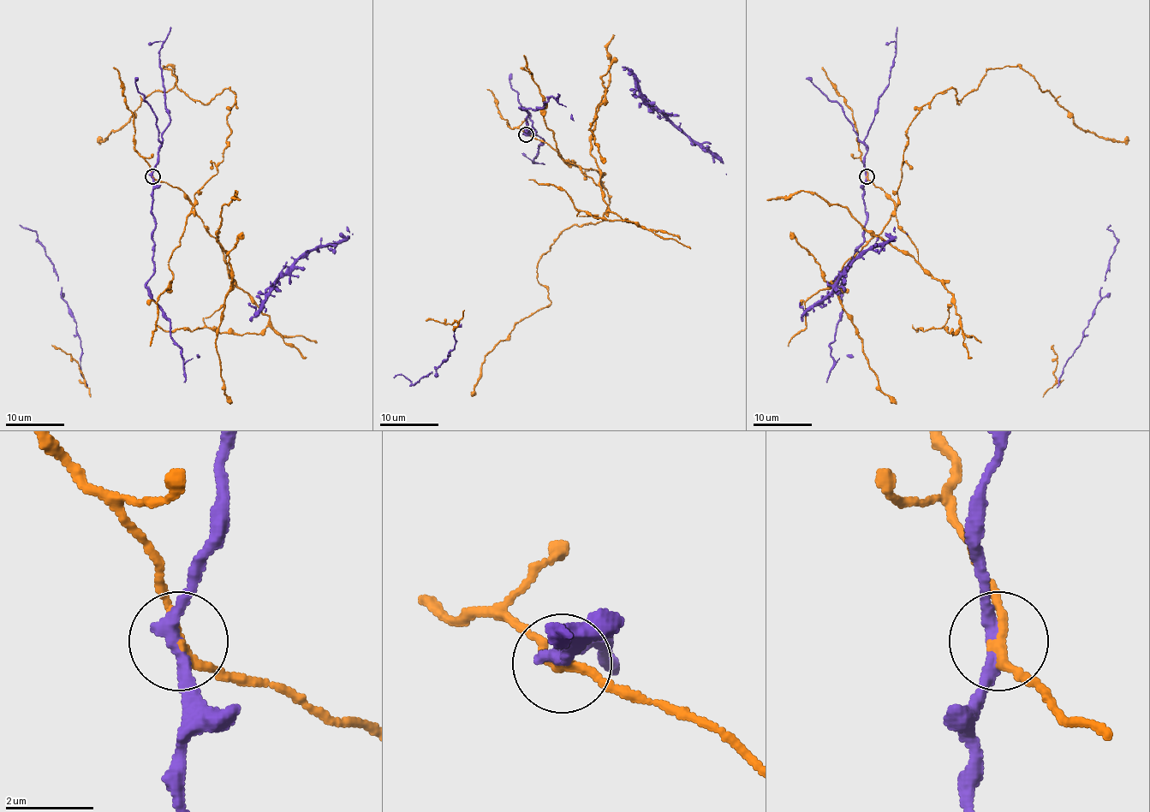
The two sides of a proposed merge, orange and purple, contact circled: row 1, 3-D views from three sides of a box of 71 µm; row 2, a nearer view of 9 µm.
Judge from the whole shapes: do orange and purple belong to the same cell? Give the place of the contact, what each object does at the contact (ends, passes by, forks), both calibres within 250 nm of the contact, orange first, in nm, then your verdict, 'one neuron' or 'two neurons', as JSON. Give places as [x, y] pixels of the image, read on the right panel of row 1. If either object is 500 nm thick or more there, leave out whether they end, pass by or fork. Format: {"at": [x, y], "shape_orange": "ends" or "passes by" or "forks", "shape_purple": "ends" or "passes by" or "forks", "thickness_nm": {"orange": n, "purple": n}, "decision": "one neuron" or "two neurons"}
{"at": [866, 176], "shape_orange": "passes by", "shape_purple": "passes by", "thickness_nm": {"orange": 200, "purple": 280}, "decision": "two neurons"}

